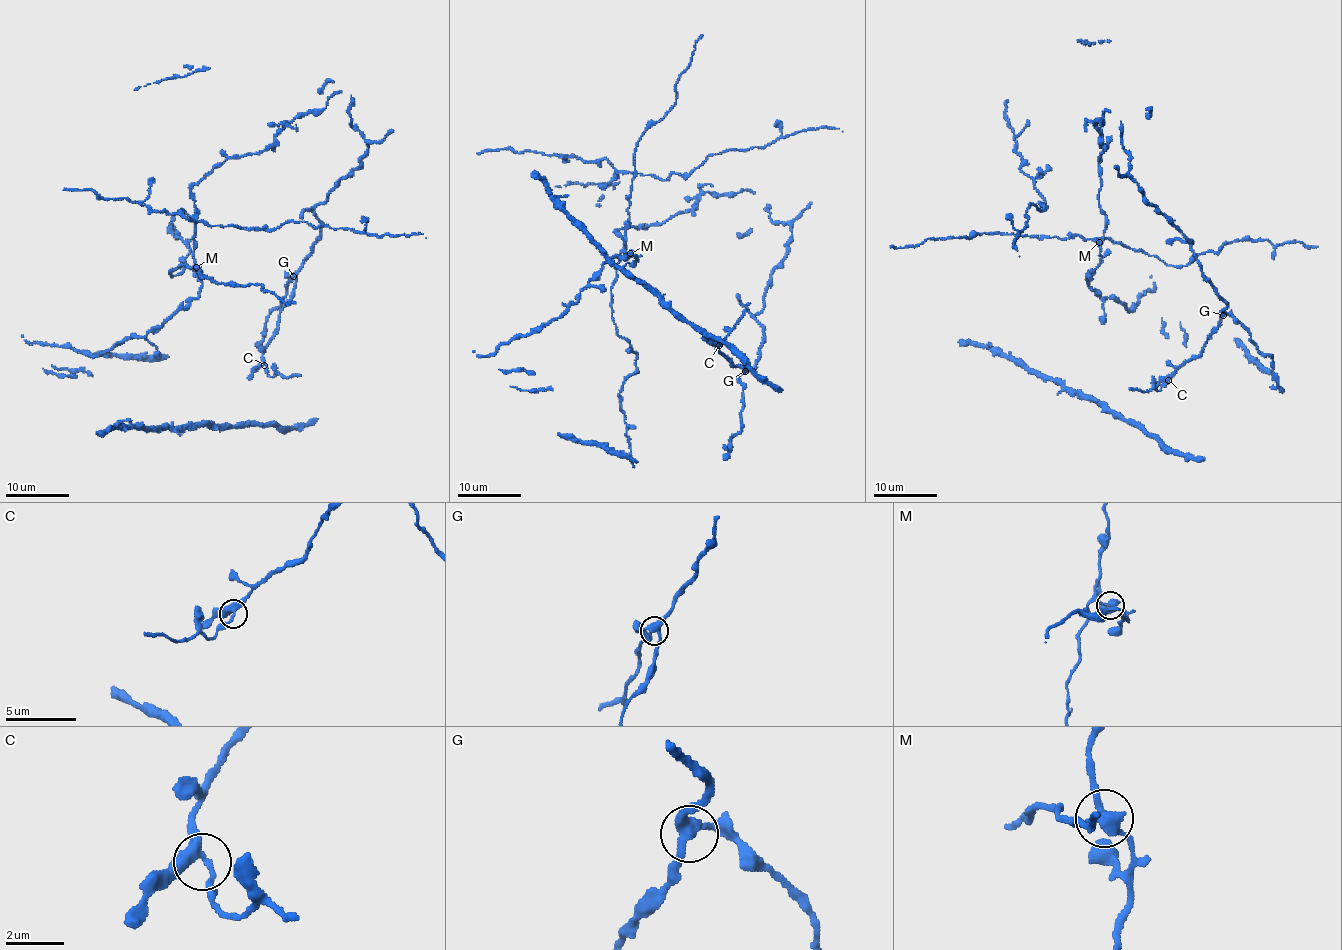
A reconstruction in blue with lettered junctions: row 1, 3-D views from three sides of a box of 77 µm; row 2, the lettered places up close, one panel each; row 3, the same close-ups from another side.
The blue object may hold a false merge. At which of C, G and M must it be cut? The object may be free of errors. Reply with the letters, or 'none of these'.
M

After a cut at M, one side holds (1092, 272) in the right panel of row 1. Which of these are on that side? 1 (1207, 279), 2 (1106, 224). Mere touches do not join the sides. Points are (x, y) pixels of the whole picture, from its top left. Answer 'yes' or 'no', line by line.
1: yes
2: yes

